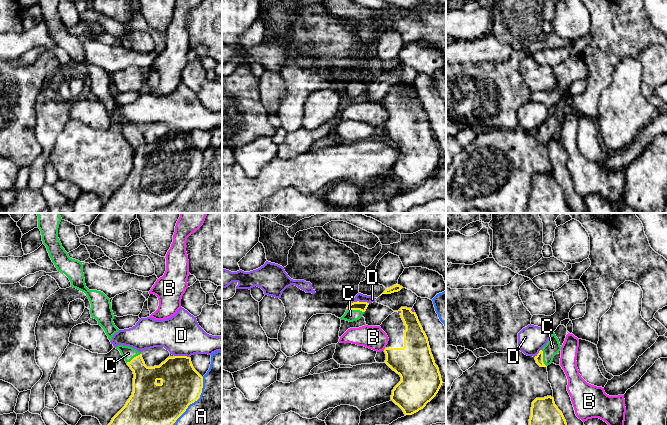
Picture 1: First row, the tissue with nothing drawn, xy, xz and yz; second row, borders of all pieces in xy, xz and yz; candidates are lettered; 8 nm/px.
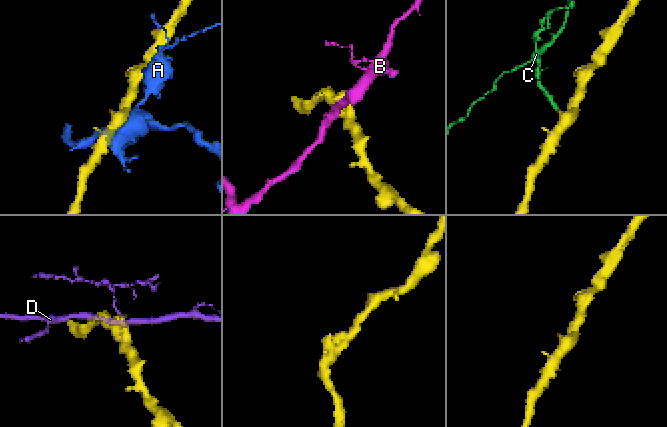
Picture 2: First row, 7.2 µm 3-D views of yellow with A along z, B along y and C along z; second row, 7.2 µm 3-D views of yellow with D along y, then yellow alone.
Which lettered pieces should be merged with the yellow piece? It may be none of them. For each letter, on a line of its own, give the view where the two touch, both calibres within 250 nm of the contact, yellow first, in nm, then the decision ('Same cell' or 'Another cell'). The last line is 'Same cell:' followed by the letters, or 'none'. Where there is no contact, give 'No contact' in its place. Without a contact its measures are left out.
A: Touches yellow in xy. Thickness 380 nm (yellow) against 500 nm. Another cell
B: Touches yellow in xz. Thickness 280 nm (yellow) against 190 nm. Another cell
C: Touches yellow in xz. Thickness 80 nm (yellow) against 100 nm. Same cell
D: Touches yellow in xz. Thickness 80 nm (yellow) against 70 nm. Another cell
Same cell: C

